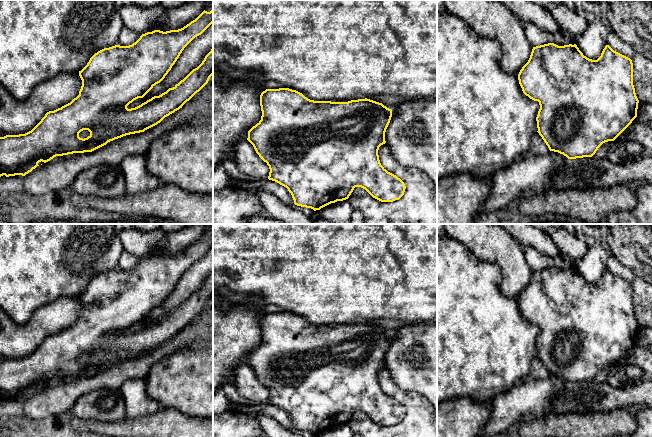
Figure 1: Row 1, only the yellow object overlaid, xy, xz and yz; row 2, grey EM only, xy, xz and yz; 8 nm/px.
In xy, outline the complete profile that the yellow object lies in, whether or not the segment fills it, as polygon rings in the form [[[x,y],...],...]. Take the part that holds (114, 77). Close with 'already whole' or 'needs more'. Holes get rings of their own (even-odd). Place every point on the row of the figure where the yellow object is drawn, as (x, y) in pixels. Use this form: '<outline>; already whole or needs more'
[[[213,9],[210,12],[204,10],[181,29],[166,32],[154,30],[142,34],[132,45],[115,45],[95,53],[79,71],[82,86],[76,98],[61,108],[47,112],[31,131],[0,137],[0,177],[25,176],[39,166],[38,163],[41,161],[46,163],[56,156],[92,152],[115,139],[144,132],[182,108],[213,75],[213,48],[202,63],[173,88],[135,108],[128,109],[127,106],[134,100],[143,98],[160,83],[184,48],[212,23]],[[83,130],[90,132],[84,139],[79,137]]]; already whole

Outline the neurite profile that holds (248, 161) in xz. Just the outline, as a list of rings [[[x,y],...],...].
[[[247,139],[239,140],[236,143],[233,161],[242,173],[263,180],[268,179],[269,166],[259,157]]]

